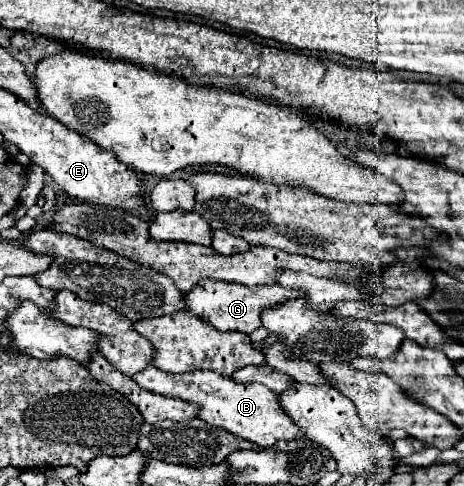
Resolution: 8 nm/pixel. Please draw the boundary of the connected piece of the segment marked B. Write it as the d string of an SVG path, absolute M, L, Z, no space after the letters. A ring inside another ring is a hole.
M150 365L142 373L134 375L134 381L142 385L142 389L158 393L158 395L168 395L176 397L182 401L190 401L200 405L200 419L206 421L208 425L222 427L242 439L254 441L260 447L272 447L276 441L294 441L304 437L304 431L298 429L298 425L284 413L278 401L278 393L270 391L266 385L260 383L236 383L230 377L222 377L214 371L190 371L190 373L180 373L180 375L170 375L160 371L158 367Z

